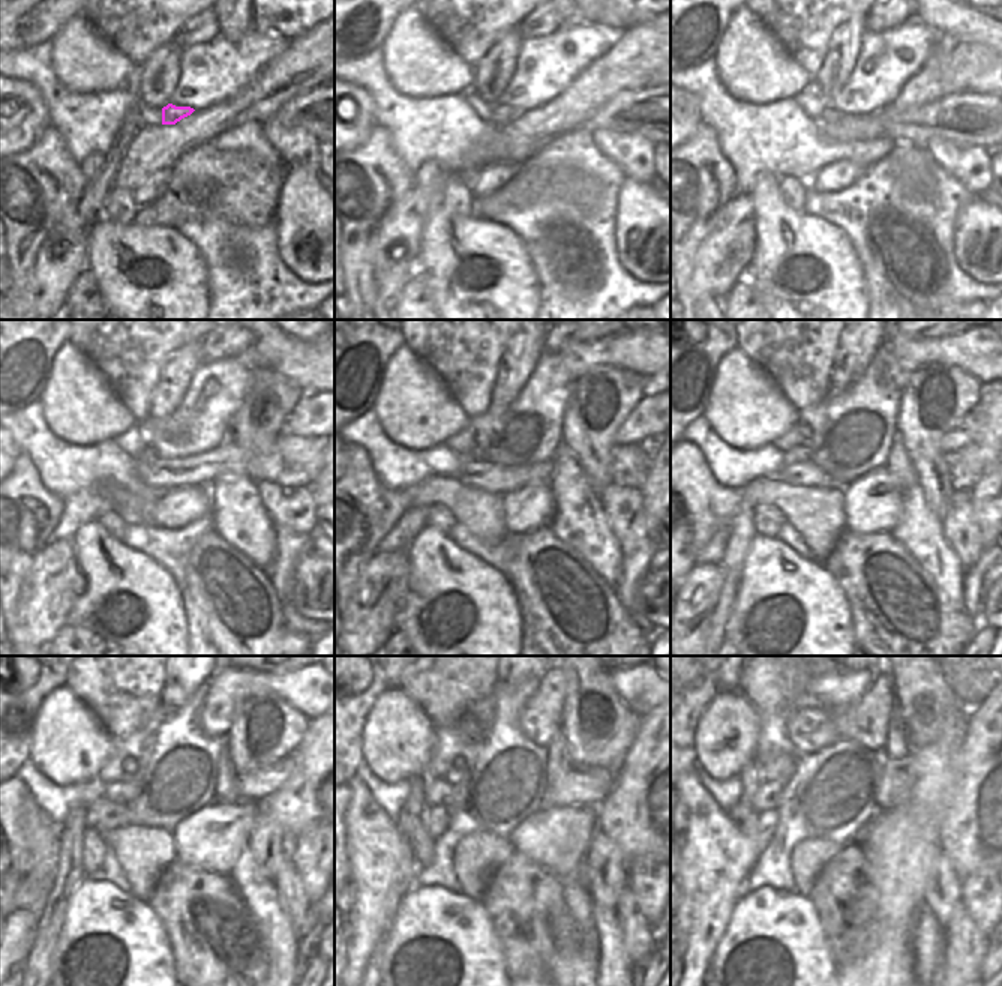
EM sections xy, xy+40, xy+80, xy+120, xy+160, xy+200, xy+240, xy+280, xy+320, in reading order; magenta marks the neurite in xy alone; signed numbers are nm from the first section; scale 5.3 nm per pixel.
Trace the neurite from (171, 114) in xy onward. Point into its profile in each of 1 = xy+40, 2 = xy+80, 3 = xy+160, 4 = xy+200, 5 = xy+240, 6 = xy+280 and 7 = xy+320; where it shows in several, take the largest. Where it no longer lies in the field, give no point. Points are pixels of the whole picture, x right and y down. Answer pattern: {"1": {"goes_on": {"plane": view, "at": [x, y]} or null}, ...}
{"1": {"goes_on": {"plane": "xy+40", "at": [501, 114]}}, "2": {"goes_on": {"plane": "xy+80", "at": [831, 114]}}, "3": {"goes_on": {"plane": "xy+160", "at": [473, 455]}}, "4": {"goes_on": {"plane": "xy+200", "at": [800, 453]}}, "5": {"goes_on": {"plane": "xy+240", "at": [120, 791]}}, "6": {"goes_on": {"plane": "xy+280", "at": [437, 793]}}, "7": {"goes_on": {"plane": "xy+320", "at": [770, 794]}}}

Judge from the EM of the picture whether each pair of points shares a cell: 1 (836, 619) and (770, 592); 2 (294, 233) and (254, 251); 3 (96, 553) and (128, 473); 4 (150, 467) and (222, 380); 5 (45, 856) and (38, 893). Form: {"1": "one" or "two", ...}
{"1": "one", "2": "two", "3": "two", "4": "two", "5": "one"}

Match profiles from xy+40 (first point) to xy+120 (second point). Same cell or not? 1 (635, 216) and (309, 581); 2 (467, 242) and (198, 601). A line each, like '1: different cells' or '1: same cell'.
1: same cell
2: different cells

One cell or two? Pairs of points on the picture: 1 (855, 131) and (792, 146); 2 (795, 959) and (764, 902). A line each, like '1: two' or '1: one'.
1: two
2: one

